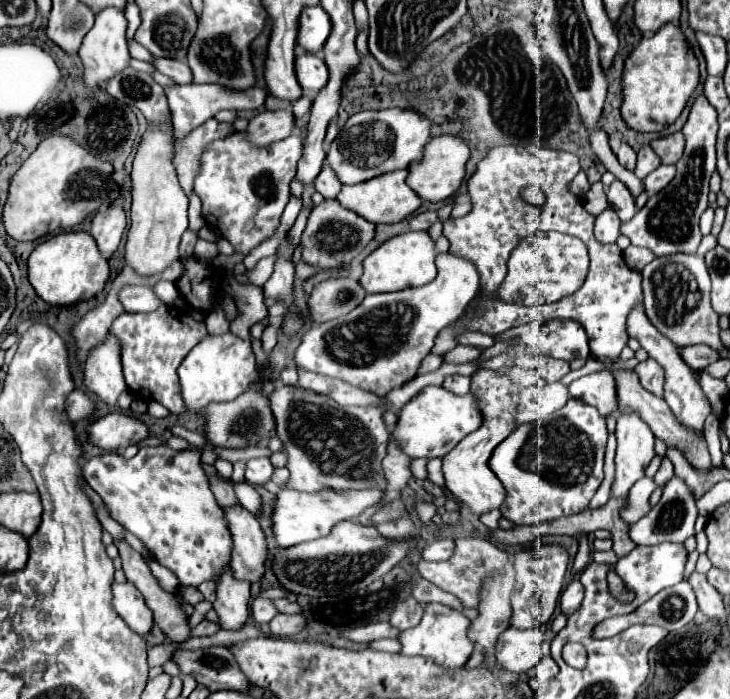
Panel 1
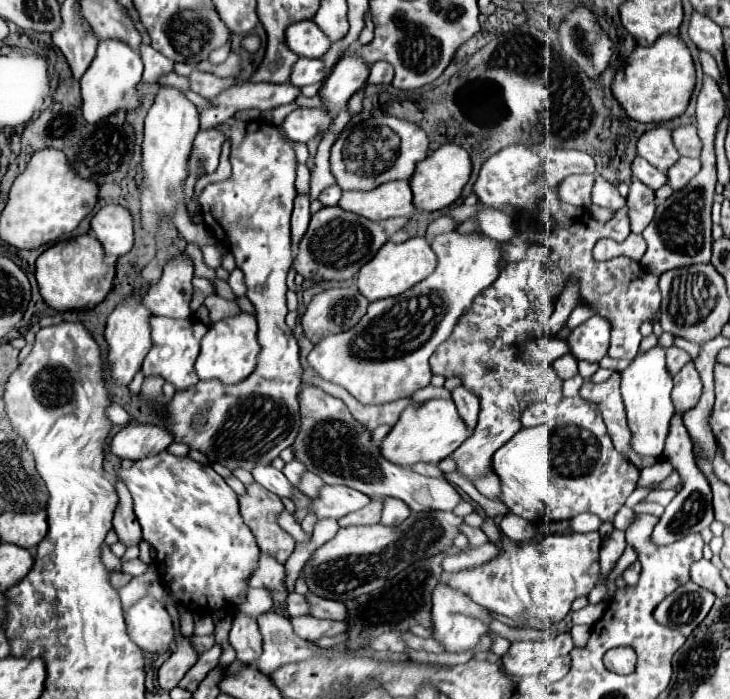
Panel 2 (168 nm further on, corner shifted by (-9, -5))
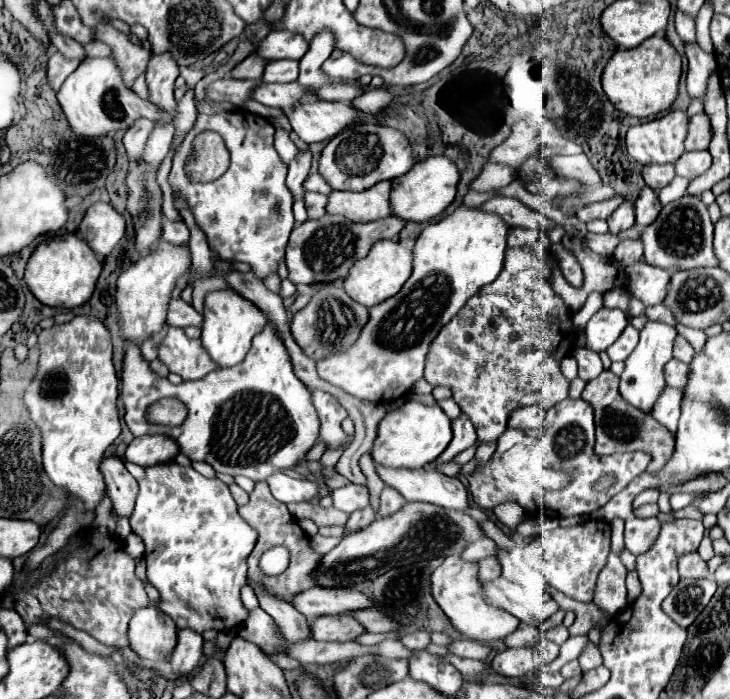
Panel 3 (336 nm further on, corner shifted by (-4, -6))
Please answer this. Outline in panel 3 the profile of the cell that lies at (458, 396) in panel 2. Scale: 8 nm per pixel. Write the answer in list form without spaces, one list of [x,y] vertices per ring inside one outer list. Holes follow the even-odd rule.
[[[460,416],[458,420],[454,420],[454,422],[452,422],[452,432],[454,432],[452,442],[450,442],[448,448],[432,462],[432,468],[440,466],[440,464],[452,462],[454,456],[458,456],[460,452],[464,452],[466,448],[470,448],[470,446],[476,444],[476,430],[474,430],[472,422],[468,420],[468,416]]]

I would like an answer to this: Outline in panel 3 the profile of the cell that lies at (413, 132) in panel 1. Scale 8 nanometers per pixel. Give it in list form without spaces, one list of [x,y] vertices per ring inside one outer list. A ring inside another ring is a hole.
[[[352,124],[346,130],[342,130],[338,136],[334,136],[326,148],[322,150],[322,158],[320,158],[320,174],[322,178],[332,186],[332,190],[368,190],[374,184],[382,182],[382,180],[394,180],[396,176],[402,176],[404,172],[408,172],[408,168],[412,168],[414,160],[412,160],[412,148],[408,148],[408,140],[404,140],[404,136],[400,136],[400,132],[396,132],[394,128],[388,126],[378,126],[378,124]]]

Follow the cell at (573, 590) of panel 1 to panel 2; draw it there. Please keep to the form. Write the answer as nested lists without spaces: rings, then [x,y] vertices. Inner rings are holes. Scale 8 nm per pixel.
[[[589,603],[587,607],[573,611],[571,619],[573,619],[575,625],[593,625],[603,615],[603,611],[605,611],[605,603],[597,603],[597,605]]]

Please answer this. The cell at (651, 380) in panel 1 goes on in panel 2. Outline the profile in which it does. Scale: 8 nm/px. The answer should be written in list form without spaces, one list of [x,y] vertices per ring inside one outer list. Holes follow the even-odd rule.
[[[669,347],[667,349],[667,371],[671,373],[671,375],[677,375],[679,373],[679,369],[685,365],[685,363],[689,363],[691,361],[691,357],[683,351],[683,349],[679,349],[679,347]]]

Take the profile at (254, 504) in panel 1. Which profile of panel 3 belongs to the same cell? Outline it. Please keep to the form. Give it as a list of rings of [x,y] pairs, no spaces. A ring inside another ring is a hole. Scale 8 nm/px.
[[[316,534],[310,537],[310,546],[312,546],[312,548],[319,554],[324,555],[336,547],[340,543],[341,539],[341,537],[325,537]]]

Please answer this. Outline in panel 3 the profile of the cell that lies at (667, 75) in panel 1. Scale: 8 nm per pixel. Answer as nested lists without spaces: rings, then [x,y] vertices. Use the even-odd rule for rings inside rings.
[[[652,36],[644,40],[638,48],[618,50],[608,60],[602,72],[602,88],[608,100],[620,112],[636,118],[650,118],[668,110],[676,100],[680,72],[682,72],[682,62],[672,44],[664,36]]]

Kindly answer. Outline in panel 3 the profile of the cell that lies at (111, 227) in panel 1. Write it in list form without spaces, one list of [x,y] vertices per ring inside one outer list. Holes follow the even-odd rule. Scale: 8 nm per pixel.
[[[106,202],[92,204],[78,228],[78,236],[92,248],[92,252],[102,260],[124,236],[124,218]]]

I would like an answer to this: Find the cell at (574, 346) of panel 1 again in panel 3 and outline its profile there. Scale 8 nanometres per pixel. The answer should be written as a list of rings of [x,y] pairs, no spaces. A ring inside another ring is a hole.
[[[600,308],[586,324],[586,330],[584,330],[588,338],[586,348],[594,352],[606,350],[612,342],[620,338],[628,322],[630,322],[630,316],[626,312],[618,308]]]

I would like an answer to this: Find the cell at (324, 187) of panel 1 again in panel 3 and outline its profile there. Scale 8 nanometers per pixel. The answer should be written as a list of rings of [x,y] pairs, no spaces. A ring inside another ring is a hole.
[[[306,192],[306,210],[308,210],[308,218],[310,220],[318,220],[326,214],[324,206],[326,206],[326,196],[316,194],[316,192]]]

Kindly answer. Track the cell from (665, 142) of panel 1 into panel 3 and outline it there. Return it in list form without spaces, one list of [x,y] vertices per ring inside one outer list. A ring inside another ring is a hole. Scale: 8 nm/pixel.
[[[704,112],[692,116],[688,124],[688,138],[684,142],[686,150],[706,150],[710,140],[712,140],[712,128],[708,116]]]

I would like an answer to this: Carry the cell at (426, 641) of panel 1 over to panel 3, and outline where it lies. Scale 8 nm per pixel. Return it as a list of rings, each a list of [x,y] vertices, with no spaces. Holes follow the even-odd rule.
[[[448,556],[432,574],[432,594],[438,602],[438,606],[444,610],[444,614],[452,620],[454,628],[460,630],[464,636],[480,642],[490,642],[496,638],[506,638],[512,634],[520,620],[512,616],[510,612],[492,606],[484,600],[484,588],[478,580],[478,564],[466,562],[460,556]]]

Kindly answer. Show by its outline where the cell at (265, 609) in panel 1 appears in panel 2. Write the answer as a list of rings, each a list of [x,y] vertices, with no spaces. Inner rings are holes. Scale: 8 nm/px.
[[[289,593],[289,595],[287,595],[285,611],[287,611],[289,617],[305,615],[305,613],[307,613],[307,601],[305,601],[305,597],[299,595],[299,593]]]

